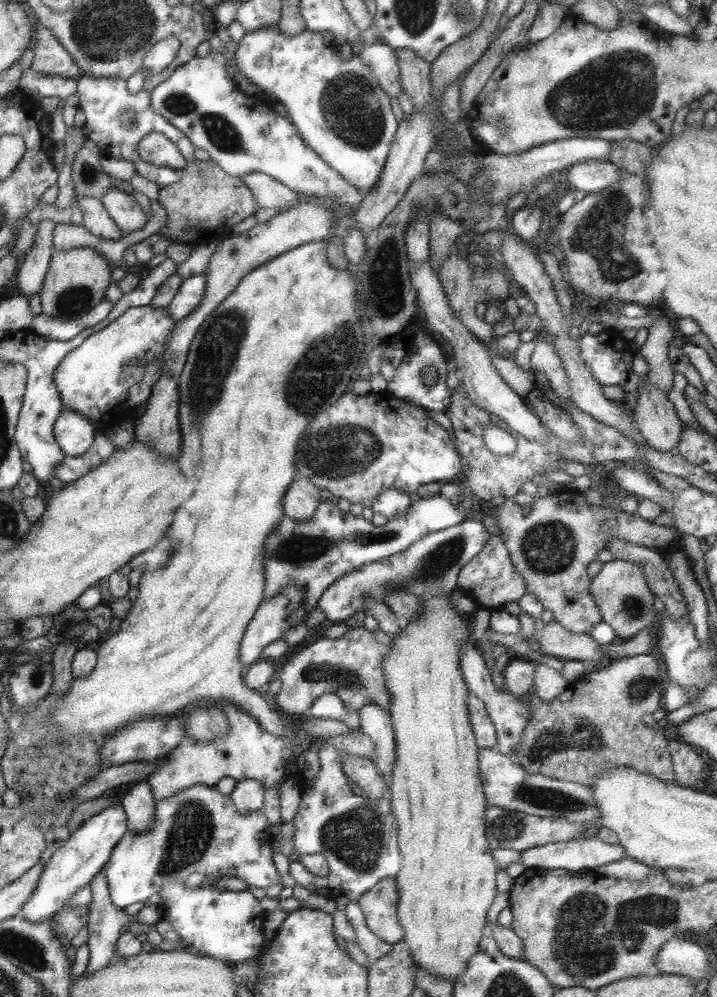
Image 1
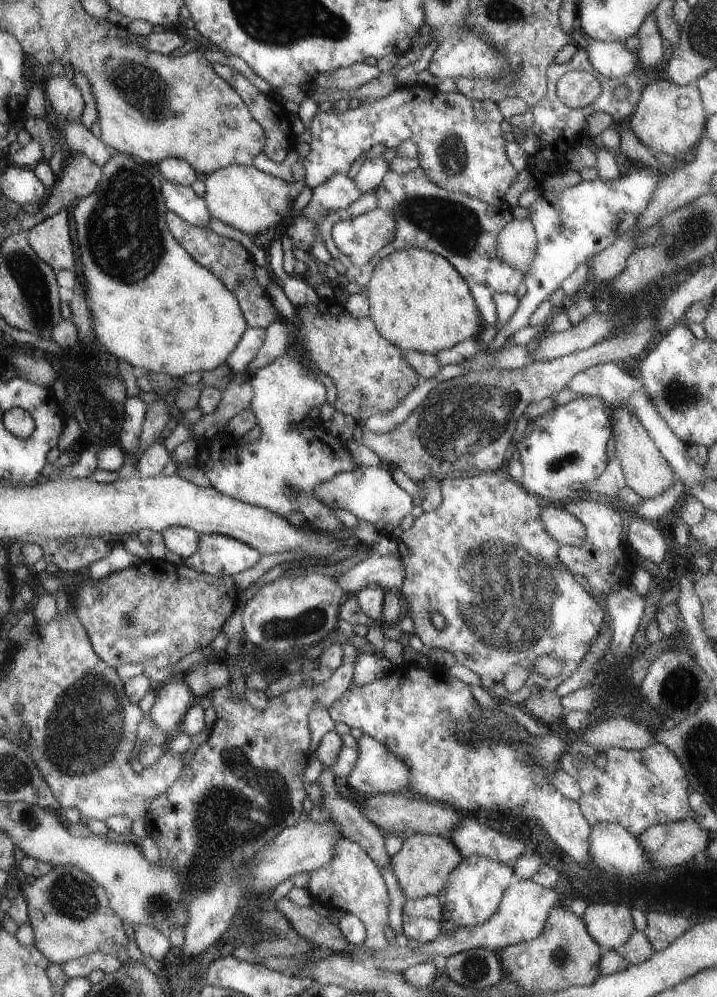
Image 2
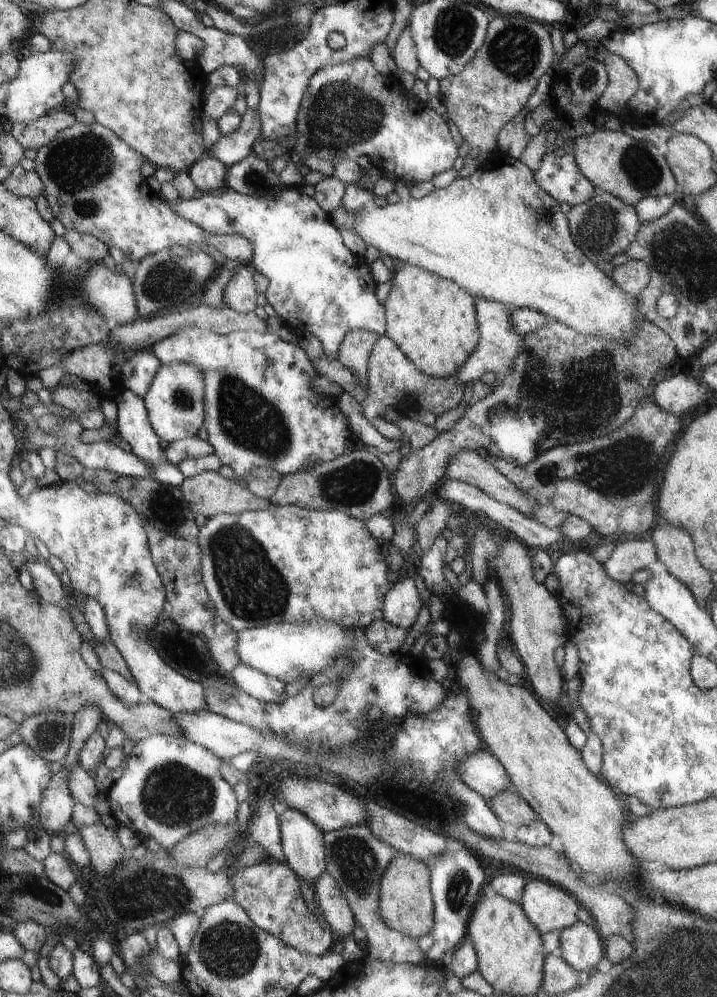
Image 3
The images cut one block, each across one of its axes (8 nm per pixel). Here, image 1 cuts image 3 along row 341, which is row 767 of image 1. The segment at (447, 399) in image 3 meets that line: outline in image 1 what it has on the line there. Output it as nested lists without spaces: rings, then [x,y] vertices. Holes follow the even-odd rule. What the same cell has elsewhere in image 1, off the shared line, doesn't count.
[[[367,704],[359,712],[359,732],[373,742],[373,762],[377,770],[387,778],[395,760],[395,732],[391,728],[391,716],[377,704]]]

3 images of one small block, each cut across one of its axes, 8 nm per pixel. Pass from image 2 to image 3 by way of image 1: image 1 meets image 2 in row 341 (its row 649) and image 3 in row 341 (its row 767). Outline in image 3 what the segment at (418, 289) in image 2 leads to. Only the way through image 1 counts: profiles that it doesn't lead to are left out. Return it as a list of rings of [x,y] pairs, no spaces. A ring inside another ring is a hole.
[[[401,266],[389,276],[391,290],[383,302],[385,306],[385,336],[429,378],[451,378],[469,354],[477,348],[479,330],[475,314],[475,298],[463,292],[453,280],[445,280],[433,272],[427,272],[417,266]]]

